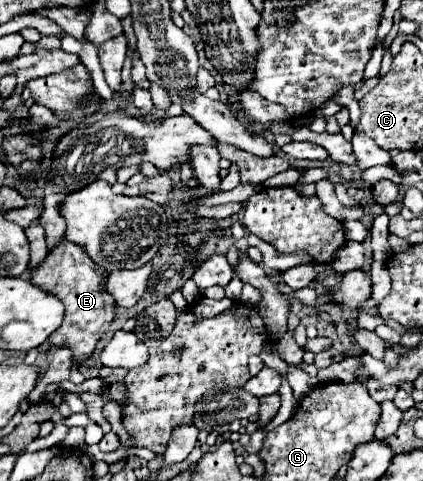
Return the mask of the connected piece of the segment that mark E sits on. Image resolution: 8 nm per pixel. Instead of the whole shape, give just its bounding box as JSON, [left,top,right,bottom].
[31,240,115,364]

